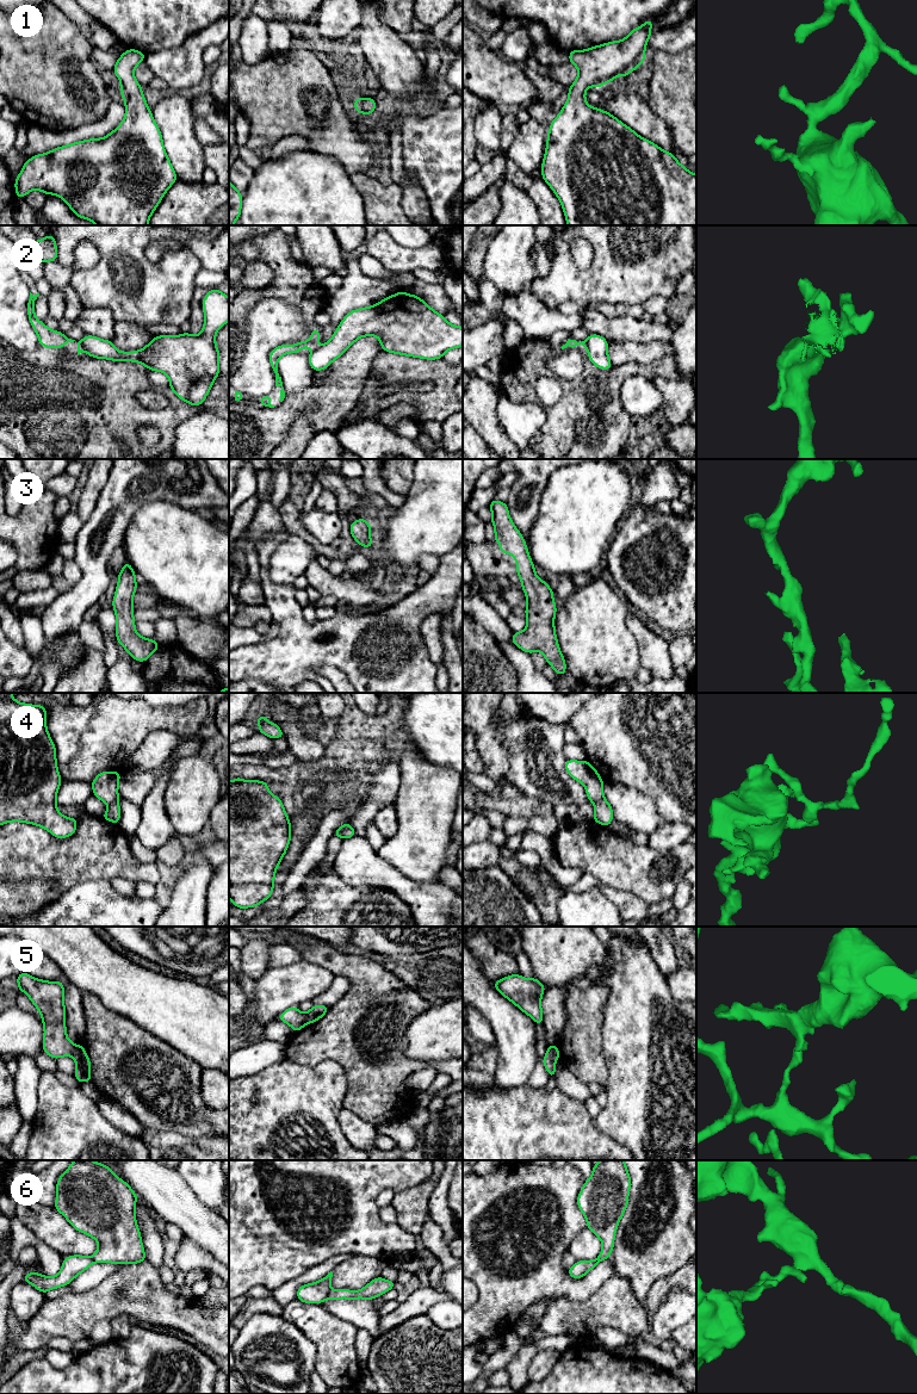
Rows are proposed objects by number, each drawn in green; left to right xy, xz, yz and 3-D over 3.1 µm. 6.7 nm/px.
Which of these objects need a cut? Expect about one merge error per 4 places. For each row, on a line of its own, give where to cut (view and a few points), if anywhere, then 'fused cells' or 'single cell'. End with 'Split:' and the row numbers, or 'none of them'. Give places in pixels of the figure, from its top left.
1: no cut; single cell
2: cut in xy along (79, 341), (84, 349); fused cells
3: no cut; single cell
4: cut in xz along (348, 823), (339, 836); fused cells
5: cut in xy along (75, 1046), (72, 1055); fused cells
6: cut in xz along (329, 1290), (324, 1299); fused cells
Split: 2, 4, 5, 6

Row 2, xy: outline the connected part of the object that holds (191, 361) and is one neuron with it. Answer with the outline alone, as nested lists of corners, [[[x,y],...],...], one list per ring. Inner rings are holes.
[[[218,289],[209,290],[202,302],[204,327],[200,334],[153,337],[142,349],[119,352],[111,340],[85,335],[80,341],[92,358],[134,361],[169,378],[169,389],[194,408],[203,404],[219,374],[216,333],[229,321],[229,298]]]

